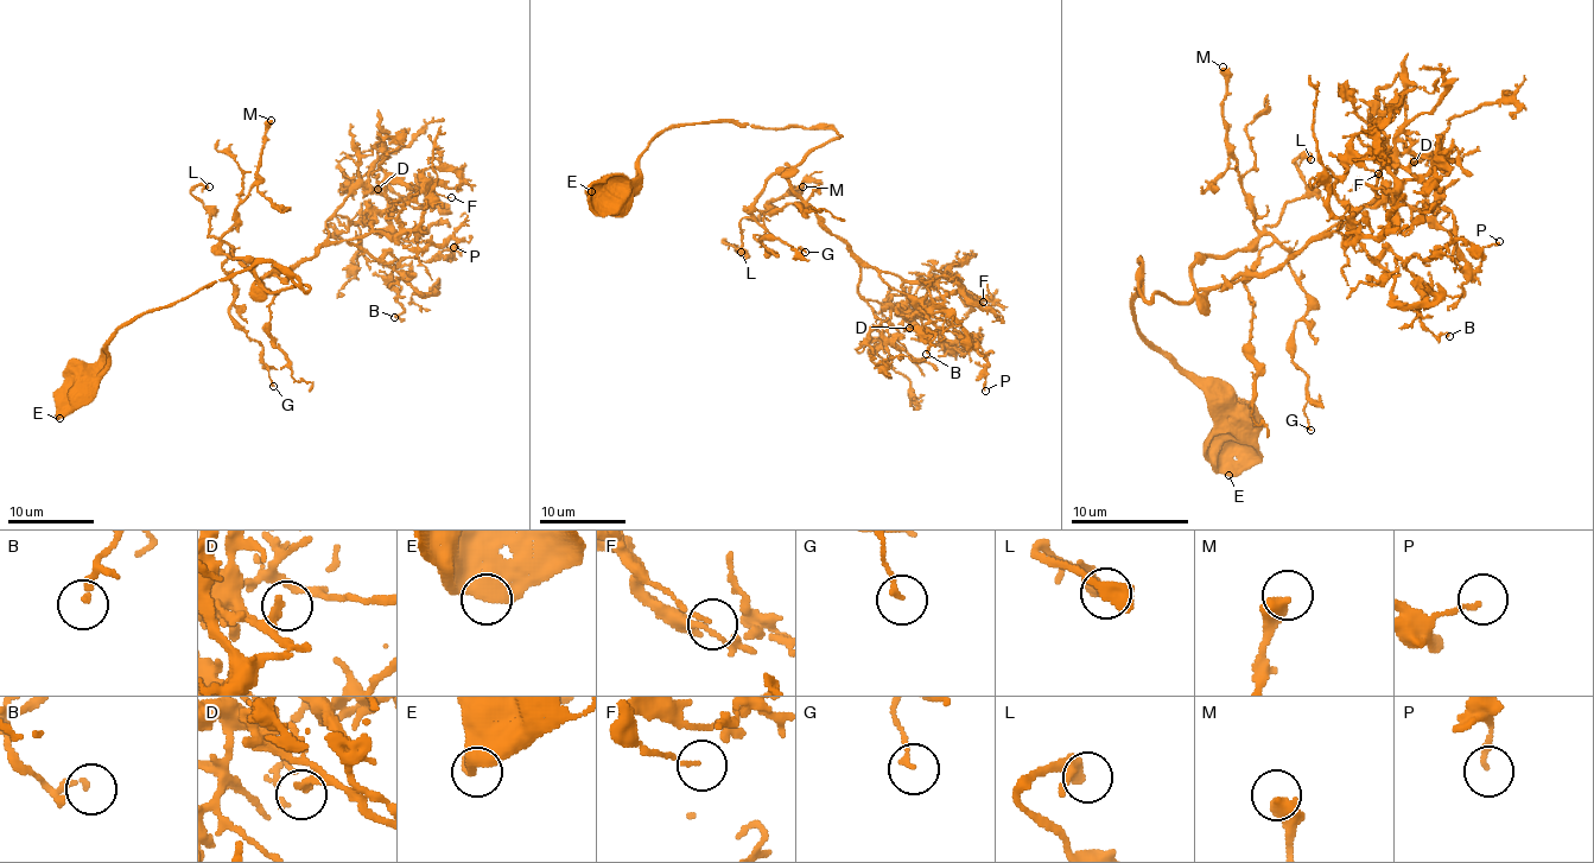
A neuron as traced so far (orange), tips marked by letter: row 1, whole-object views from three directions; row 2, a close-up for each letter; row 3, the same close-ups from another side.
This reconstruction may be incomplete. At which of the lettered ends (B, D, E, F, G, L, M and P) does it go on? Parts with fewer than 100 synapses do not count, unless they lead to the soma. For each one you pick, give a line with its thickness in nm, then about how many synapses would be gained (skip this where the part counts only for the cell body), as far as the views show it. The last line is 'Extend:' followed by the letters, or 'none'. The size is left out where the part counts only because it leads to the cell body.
Extend: none

